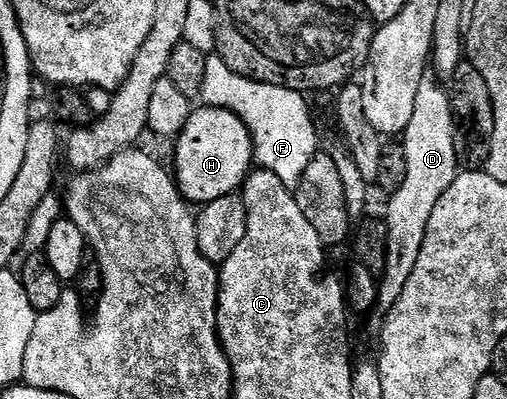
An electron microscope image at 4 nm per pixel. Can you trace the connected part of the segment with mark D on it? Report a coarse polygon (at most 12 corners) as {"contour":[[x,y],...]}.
{"contour":[[420,81],[401,145],[408,173],[384,212],[377,314],[400,301],[428,217],[460,173],[450,96]]}

